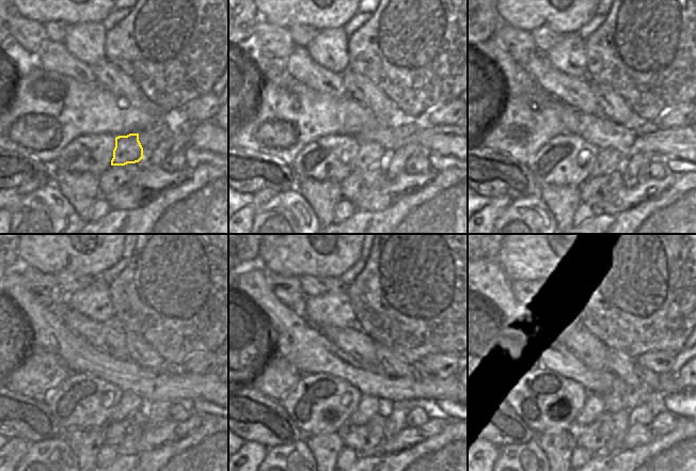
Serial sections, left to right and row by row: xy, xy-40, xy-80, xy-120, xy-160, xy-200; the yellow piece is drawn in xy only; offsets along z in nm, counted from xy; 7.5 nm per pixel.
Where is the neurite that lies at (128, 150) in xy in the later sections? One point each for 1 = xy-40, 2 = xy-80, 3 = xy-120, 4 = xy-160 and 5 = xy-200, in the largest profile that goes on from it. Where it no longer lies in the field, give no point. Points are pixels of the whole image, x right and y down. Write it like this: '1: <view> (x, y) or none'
1: xy-40 (370, 154)
2: xy-80 (607, 160)
3: xy-120 (128, 403)
4: xy-160 (366, 406)
5: xy-200 (594, 407)

